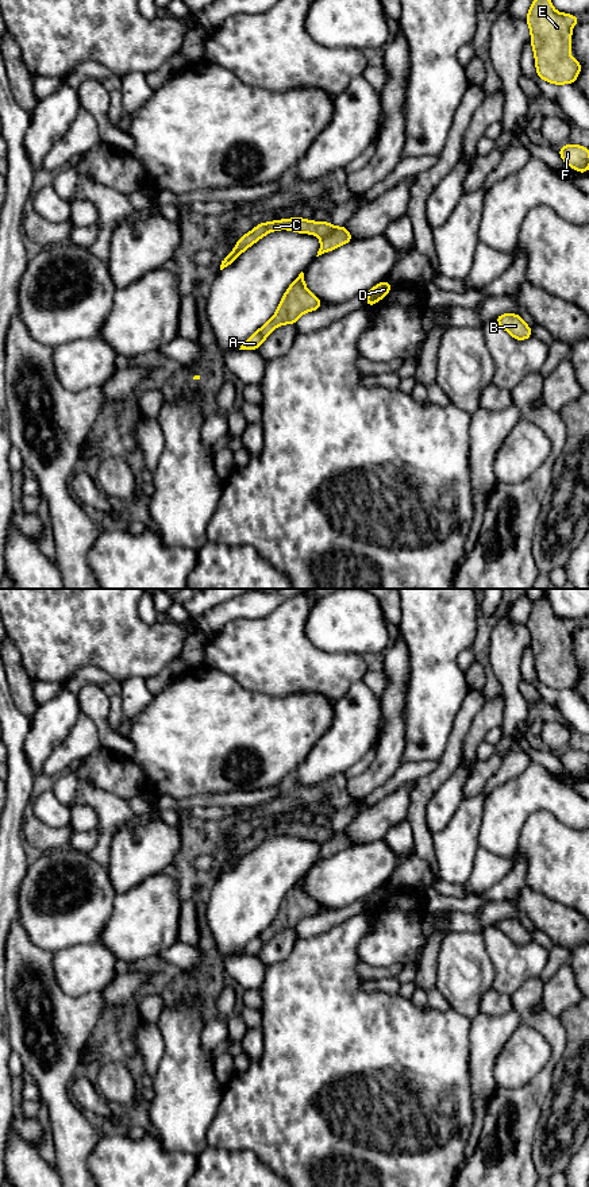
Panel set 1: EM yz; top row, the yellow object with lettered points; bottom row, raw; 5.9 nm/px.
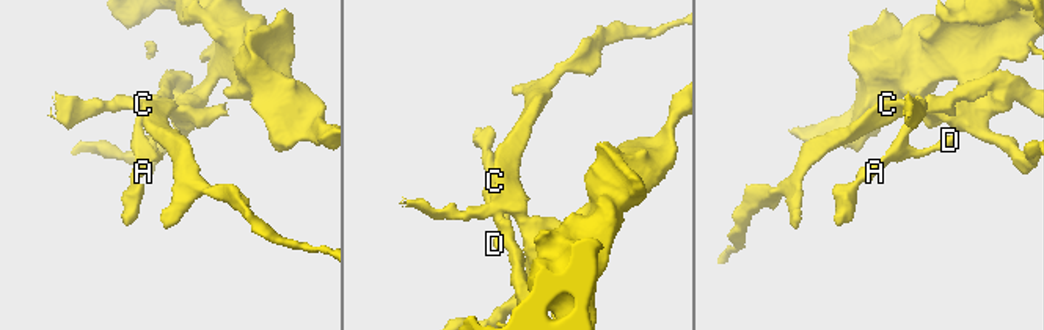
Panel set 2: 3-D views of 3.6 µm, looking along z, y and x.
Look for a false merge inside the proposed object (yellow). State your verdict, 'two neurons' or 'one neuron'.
two neurons

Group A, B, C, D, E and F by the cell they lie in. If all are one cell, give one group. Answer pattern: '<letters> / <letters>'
A D F / B C E

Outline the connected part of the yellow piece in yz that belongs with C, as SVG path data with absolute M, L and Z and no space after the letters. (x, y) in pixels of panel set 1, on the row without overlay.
M303 822L261 828L254 832L249 839L238 844L235 853L222 866L220 875L230 871L246 853L253 851L262 841L277 835L290 835L300 839L313 839L322 844L332 837L334 832L328 826L309 826Z

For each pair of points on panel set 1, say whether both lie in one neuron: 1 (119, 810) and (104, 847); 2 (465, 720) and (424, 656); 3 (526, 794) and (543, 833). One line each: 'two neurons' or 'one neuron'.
1: one neuron
2: two neurons
3: two neurons

